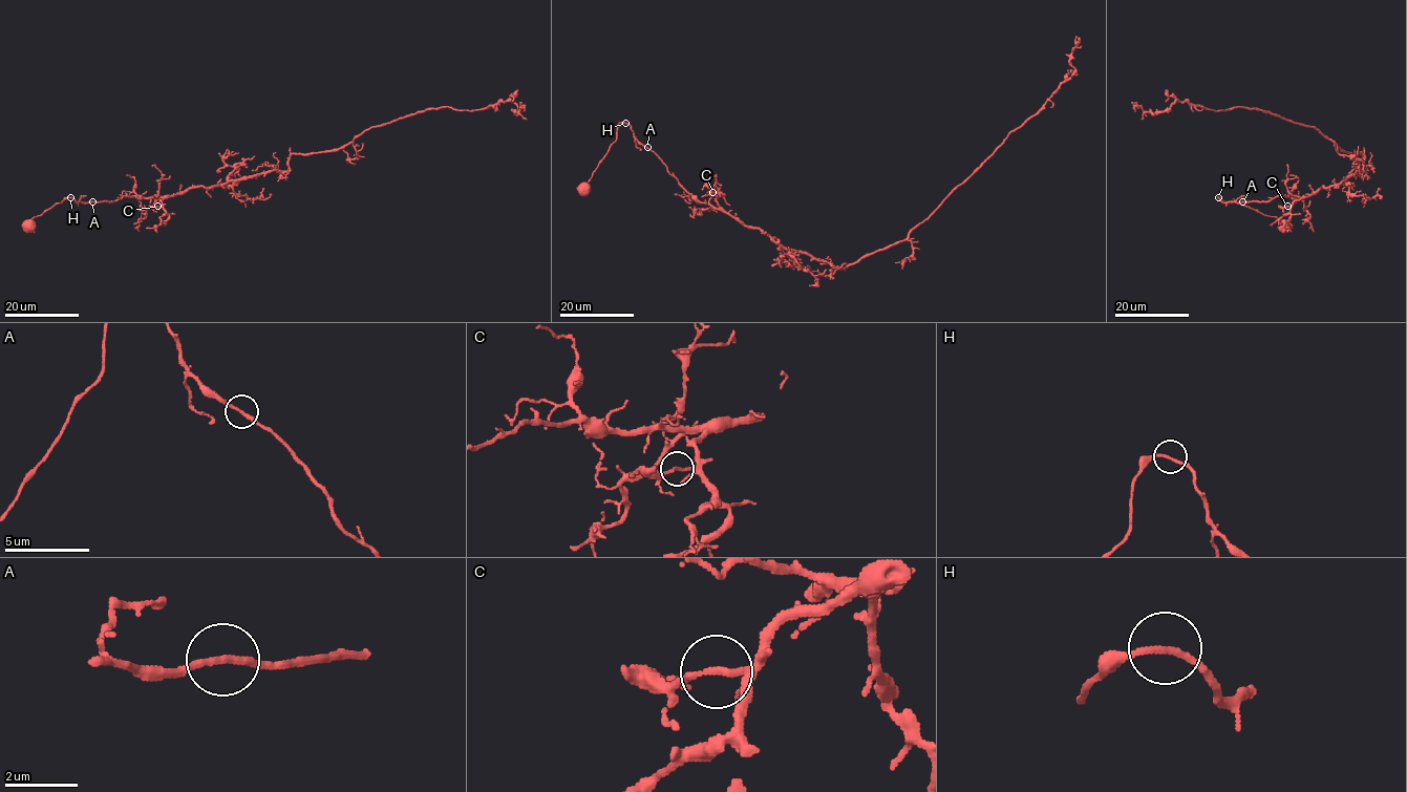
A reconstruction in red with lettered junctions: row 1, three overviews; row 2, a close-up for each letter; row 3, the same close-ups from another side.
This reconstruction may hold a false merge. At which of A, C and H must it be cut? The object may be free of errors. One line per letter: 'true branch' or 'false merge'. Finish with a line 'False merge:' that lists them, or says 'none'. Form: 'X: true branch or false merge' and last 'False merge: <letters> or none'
A: true branch
C: true branch
H: true branch
False merge: none

